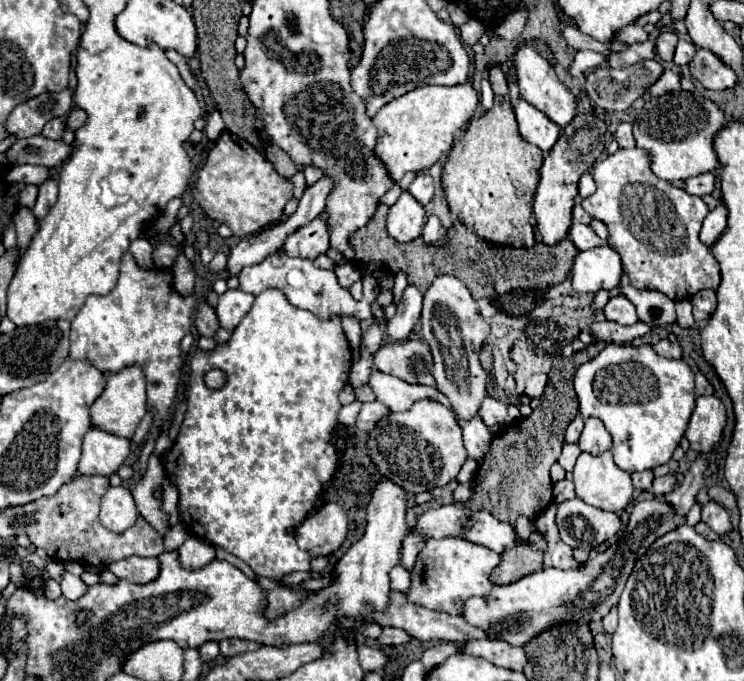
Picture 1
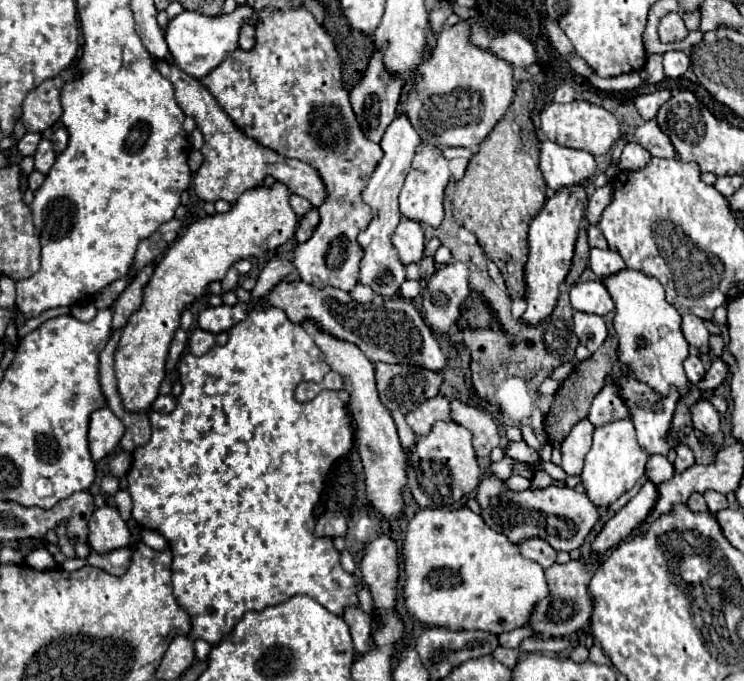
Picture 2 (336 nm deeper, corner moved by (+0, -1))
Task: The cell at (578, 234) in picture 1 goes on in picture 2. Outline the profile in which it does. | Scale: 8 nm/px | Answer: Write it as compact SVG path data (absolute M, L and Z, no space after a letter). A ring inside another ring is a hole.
M590 250L590 268L598 278L606 278L624 268L624 260L616 250Z

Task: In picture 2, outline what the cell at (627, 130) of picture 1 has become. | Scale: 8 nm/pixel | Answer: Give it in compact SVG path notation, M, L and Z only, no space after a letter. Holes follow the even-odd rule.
M648 120L642 126L638 126L634 130L634 140L644 150L648 150L652 156L658 156L658 158L676 158L676 152L674 152L672 144L670 144L670 138L658 128L658 124L654 120Z

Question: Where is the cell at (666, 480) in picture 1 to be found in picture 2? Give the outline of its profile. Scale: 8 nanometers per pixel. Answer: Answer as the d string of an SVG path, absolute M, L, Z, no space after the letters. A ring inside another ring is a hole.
M680 444L680 446L676 446L676 460L674 460L674 468L676 468L676 472L684 472L686 468L690 468L690 466L694 466L694 452L688 448L688 446L684 446L684 444Z

